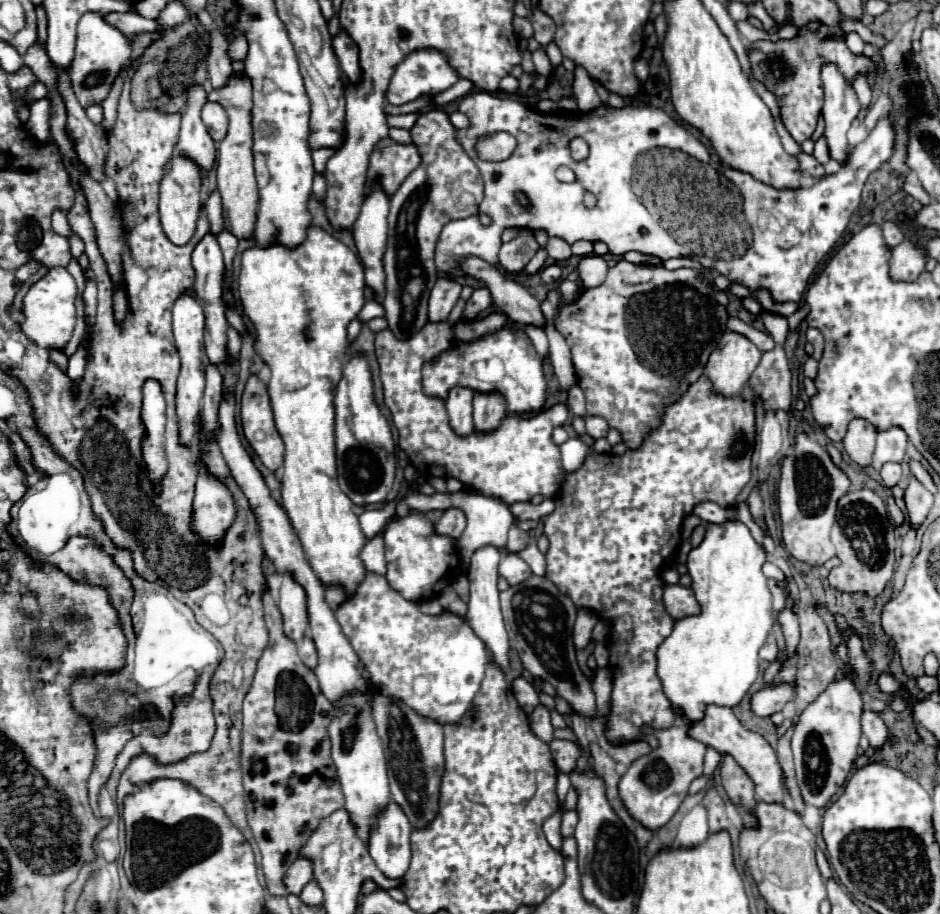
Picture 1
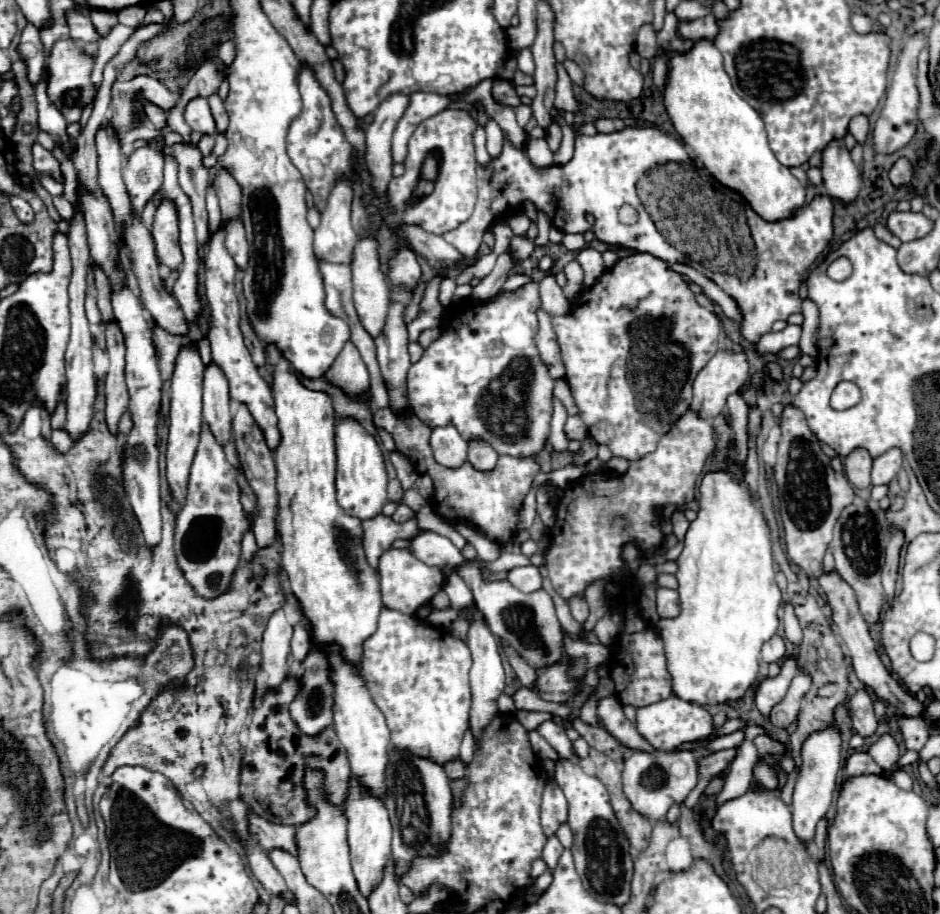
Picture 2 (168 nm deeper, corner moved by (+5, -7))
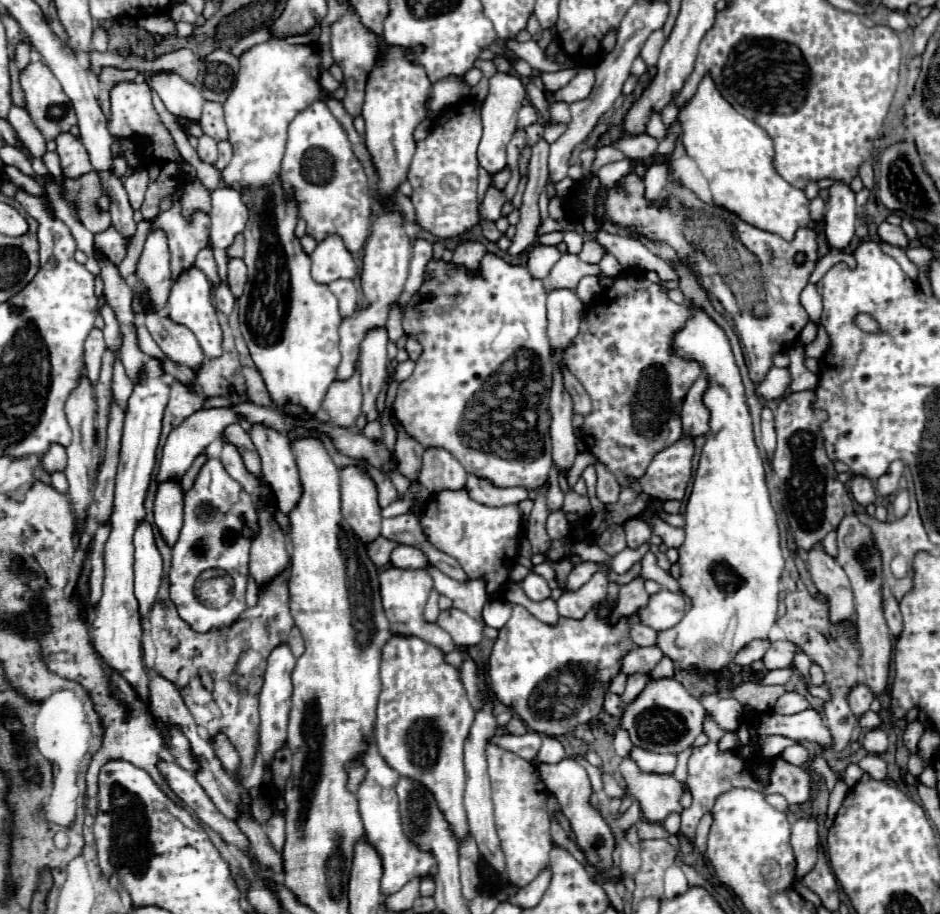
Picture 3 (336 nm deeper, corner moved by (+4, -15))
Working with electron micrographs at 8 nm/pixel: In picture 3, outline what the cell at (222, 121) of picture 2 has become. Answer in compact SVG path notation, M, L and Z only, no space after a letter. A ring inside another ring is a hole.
M219 141L217 147L219 147L219 159L217 159L215 167L221 171L221 169L225 169L227 163L231 161L231 143L229 143L229 141Z

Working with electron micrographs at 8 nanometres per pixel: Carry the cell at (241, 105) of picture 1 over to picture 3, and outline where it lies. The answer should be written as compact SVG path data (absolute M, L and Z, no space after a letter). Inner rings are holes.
M233 257L229 261L229 287L231 287L231 291L233 291L235 297L239 297L243 293L243 287L247 283L247 279L247 265L243 263L243 259Z

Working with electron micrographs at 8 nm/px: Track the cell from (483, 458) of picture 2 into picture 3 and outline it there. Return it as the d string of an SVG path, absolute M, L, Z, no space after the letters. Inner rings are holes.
M469 475L465 489L469 491L471 499L475 499L477 503L483 503L483 505L491 505L491 507L517 503L517 501L523 501L529 497L527 491L509 491L503 487L495 487L489 479L483 479L477 475Z

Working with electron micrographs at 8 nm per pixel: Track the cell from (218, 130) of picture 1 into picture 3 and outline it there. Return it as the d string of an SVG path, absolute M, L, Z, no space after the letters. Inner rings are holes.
M161 73L151 77L149 81L159 93L167 111L171 111L177 119L187 119L193 123L201 121L201 109L205 99L195 85L183 81L175 73Z

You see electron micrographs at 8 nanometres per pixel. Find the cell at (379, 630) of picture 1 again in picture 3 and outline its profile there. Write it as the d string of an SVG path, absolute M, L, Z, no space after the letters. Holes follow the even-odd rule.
M391 635L381 649L381 683L375 721L379 753L399 775L423 783L435 795L453 835L461 841L469 833L463 809L463 743L475 709L467 699L459 669L445 661L439 647L415 635Z

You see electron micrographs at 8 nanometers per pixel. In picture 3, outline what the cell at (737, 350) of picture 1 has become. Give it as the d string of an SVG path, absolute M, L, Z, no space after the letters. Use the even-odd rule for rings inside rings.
M701 375L693 387L689 389L685 401L683 401L683 411L681 411L681 419L683 419L683 433L687 435L705 435L709 431L709 419L711 413L707 411L707 407L703 405L703 395L709 387L709 381L705 375Z

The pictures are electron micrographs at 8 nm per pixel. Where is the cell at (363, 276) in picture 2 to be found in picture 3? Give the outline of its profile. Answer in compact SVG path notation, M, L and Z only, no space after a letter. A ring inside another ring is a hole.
M373 327L361 341L359 367L361 367L361 387L363 387L363 413L367 419L375 419L375 397L387 375L387 329Z

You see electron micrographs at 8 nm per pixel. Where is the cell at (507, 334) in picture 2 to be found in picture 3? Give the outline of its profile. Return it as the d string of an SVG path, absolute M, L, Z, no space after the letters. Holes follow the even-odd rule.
M487 253L481 261L479 277L471 279L463 269L455 269L453 265L445 265L443 261L429 261L427 271L433 273L431 281L425 281L419 295L415 295L405 313L405 333L415 333L417 341L423 345L421 357L415 361L415 371L409 379L405 379L399 389L393 403L395 417L405 427L405 431L415 437L423 447L443 447L455 455L455 459L465 467L467 473L475 473L477 477L485 477L493 481L497 487L525 487L527 491L541 487L547 481L549 469L551 469L551 441L549 441L549 427L551 427L551 413L547 395L551 391L553 381L553 363L551 363L551 345L547 339L547 295L541 285L541 279L533 279L529 271L521 265L509 265L501 257ZM425 293L431 293L431 299L423 299Z

